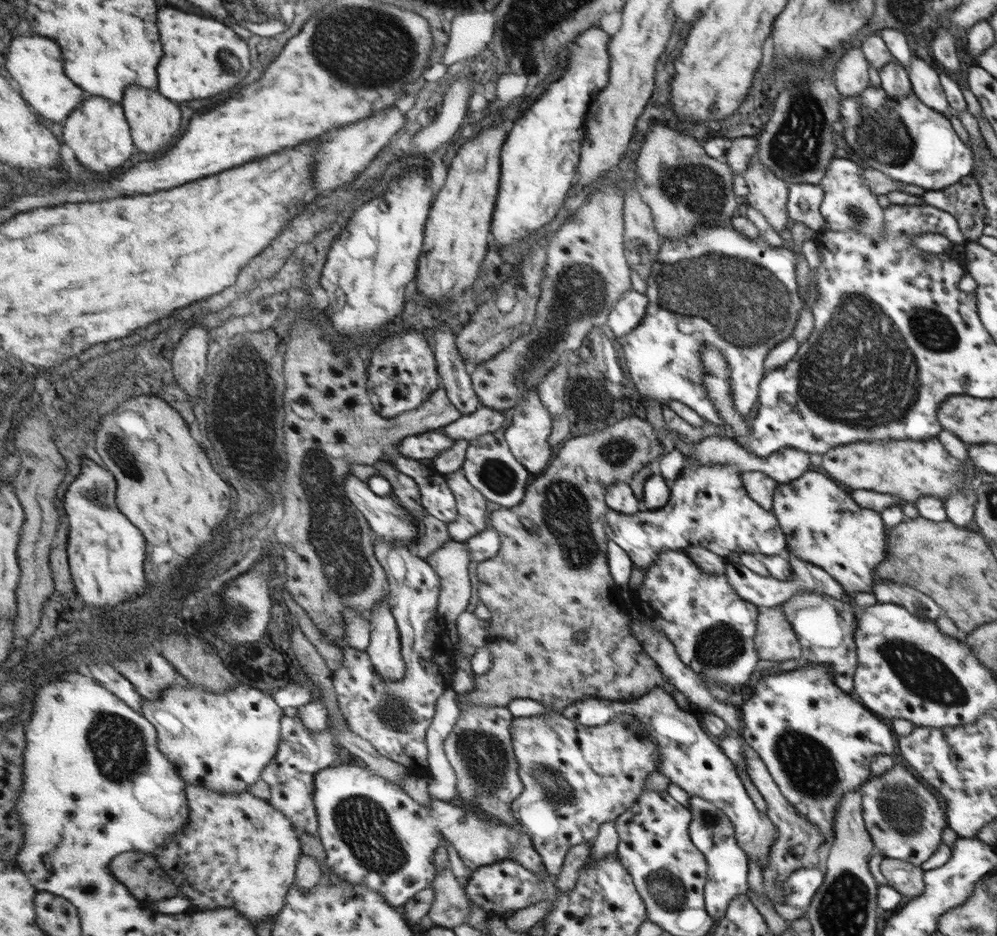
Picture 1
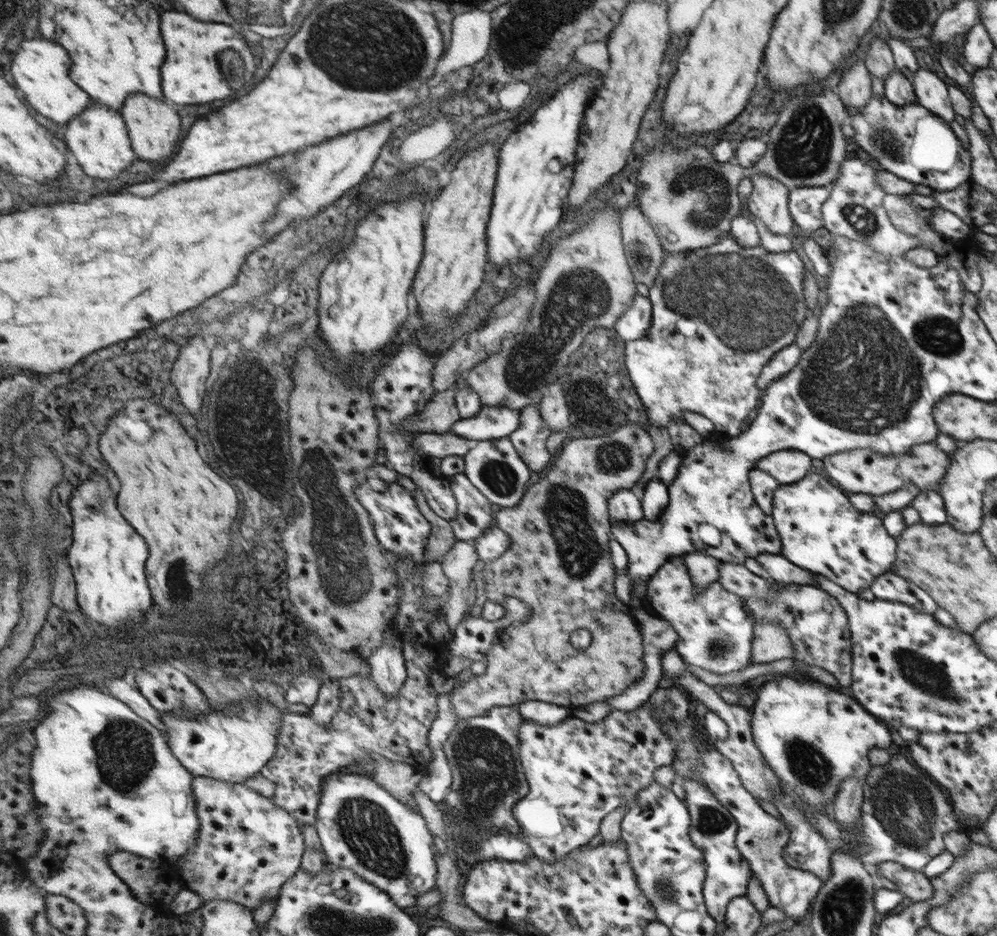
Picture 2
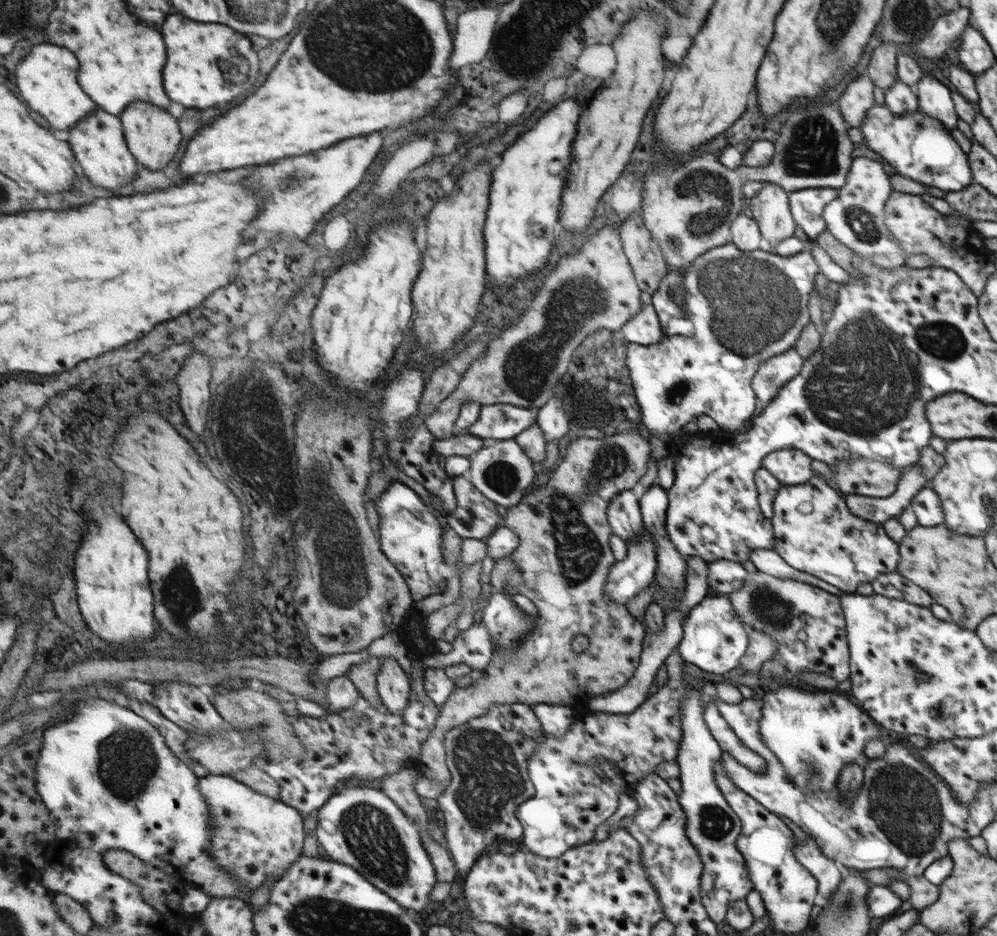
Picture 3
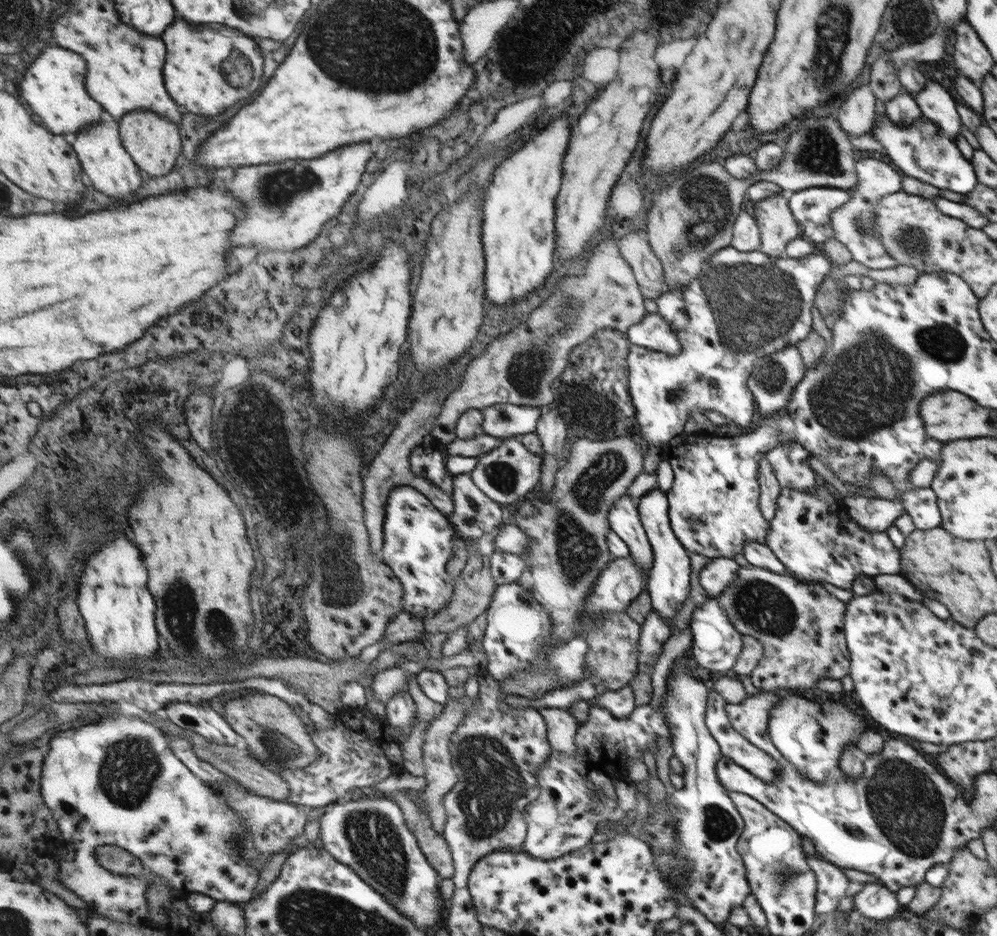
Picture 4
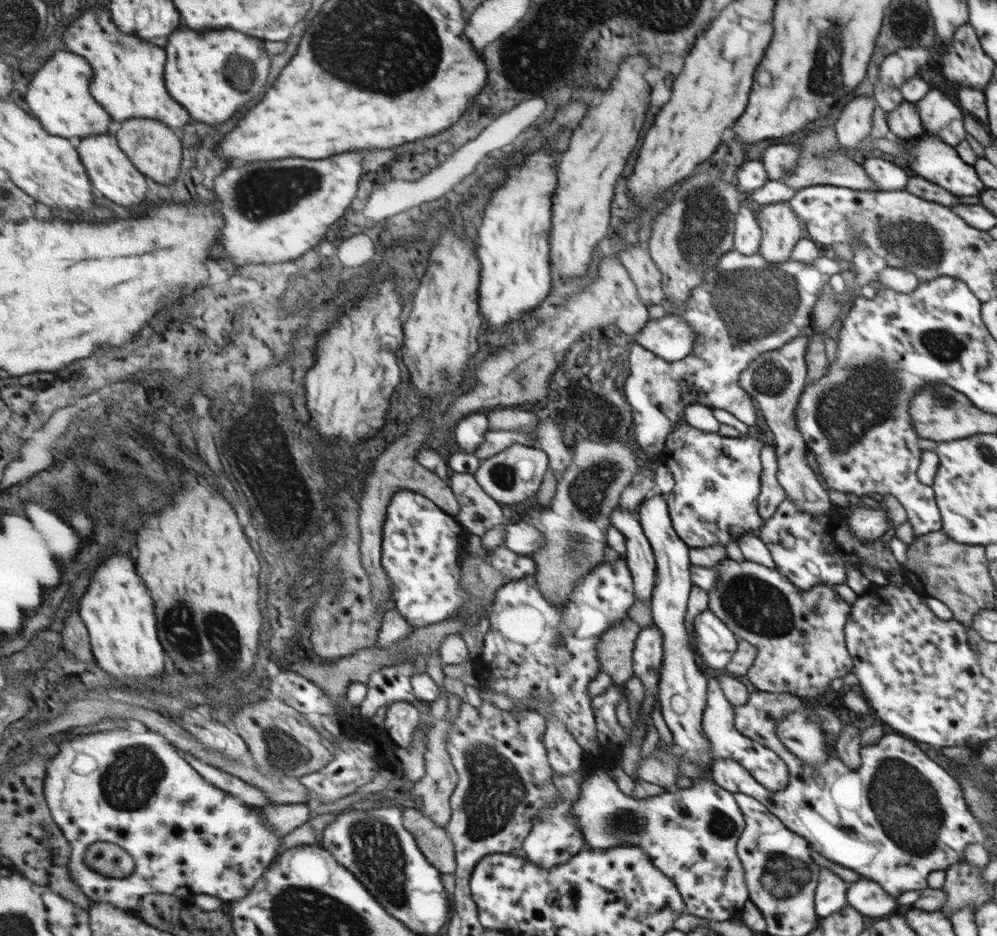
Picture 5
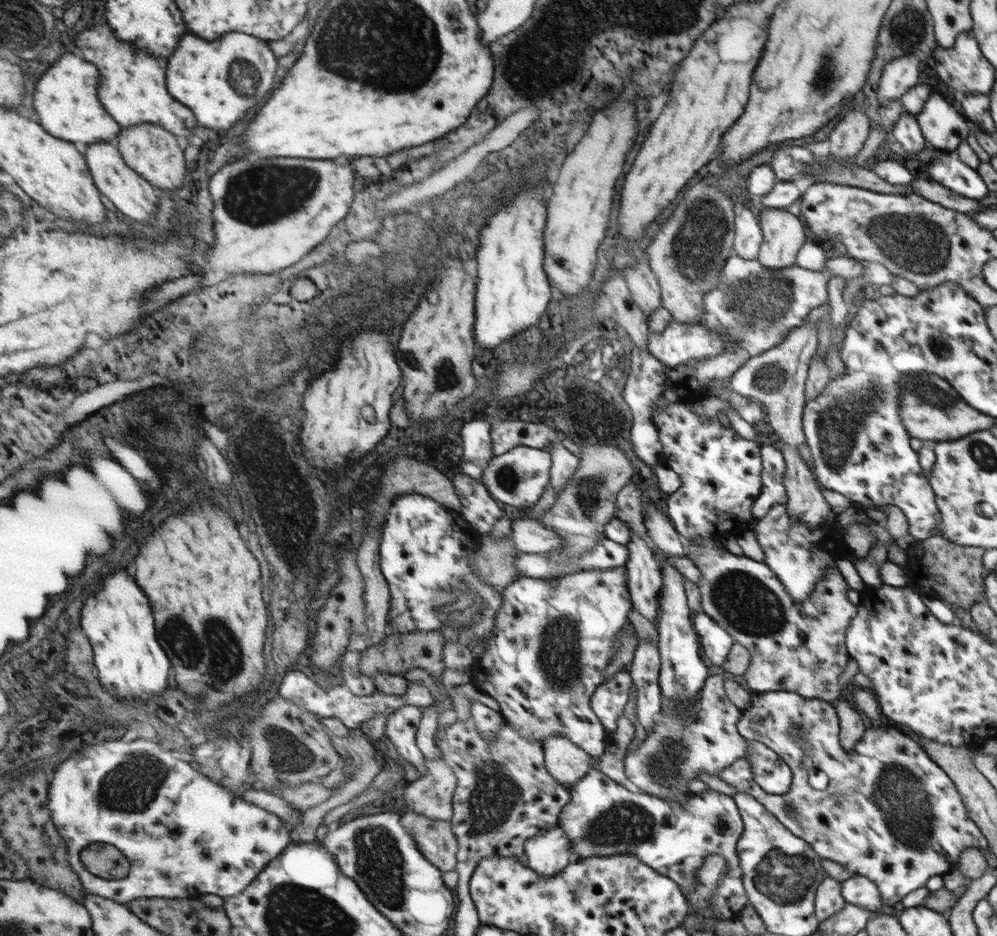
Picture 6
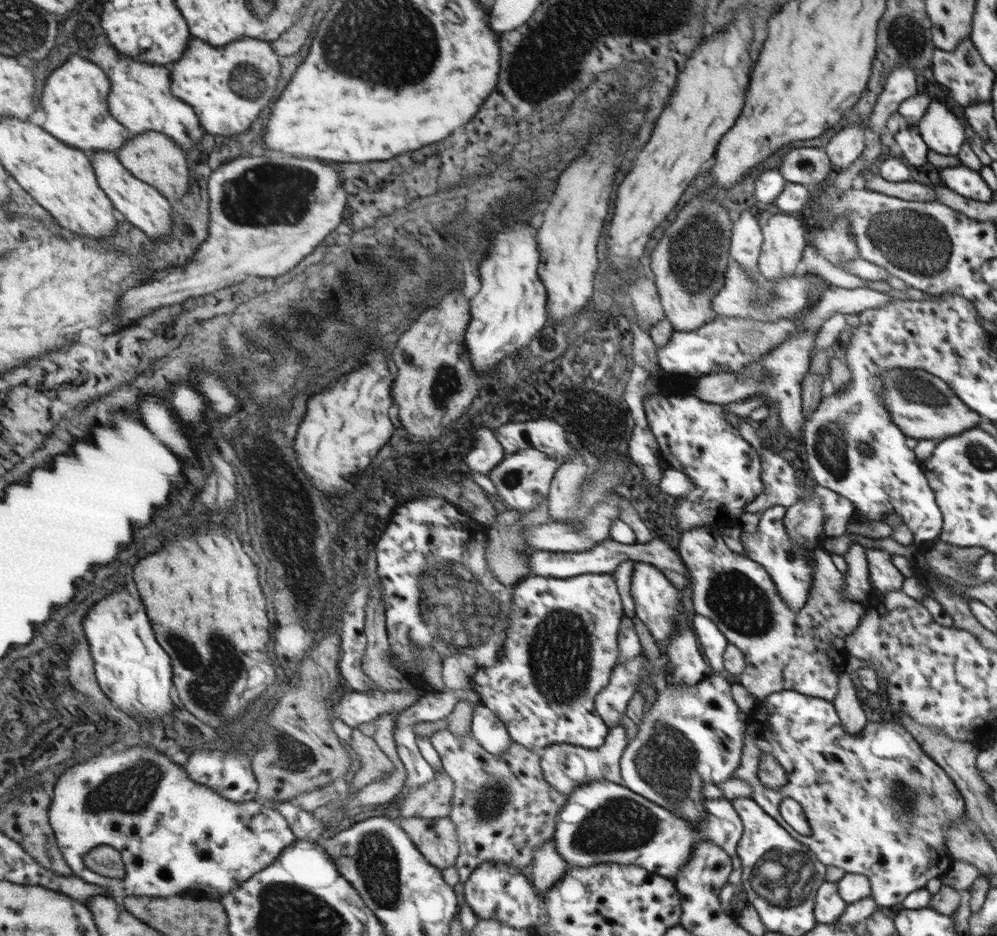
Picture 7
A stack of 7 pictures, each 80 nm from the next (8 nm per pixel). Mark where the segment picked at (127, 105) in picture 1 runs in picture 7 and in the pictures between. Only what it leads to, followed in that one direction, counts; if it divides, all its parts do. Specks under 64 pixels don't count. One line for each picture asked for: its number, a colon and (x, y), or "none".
2: (154, 127)
3: (154, 137)
4: (154, 143)
5: (153, 147)
6: (155, 153)
7: (153, 157)

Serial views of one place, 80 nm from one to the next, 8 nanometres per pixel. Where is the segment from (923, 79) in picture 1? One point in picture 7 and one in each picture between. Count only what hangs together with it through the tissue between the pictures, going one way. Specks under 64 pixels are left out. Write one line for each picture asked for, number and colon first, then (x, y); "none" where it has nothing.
2: (930, 93)
3: (933, 100)
4: (934, 103)
5: (938, 115)
6: (943, 129)
7: (938, 128)

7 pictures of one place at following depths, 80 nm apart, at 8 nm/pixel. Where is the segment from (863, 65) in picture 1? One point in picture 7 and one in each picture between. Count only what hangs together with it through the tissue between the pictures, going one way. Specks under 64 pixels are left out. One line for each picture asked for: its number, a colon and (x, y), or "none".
2: (854, 88)
3: (856, 99)
4: (855, 116)
5: (854, 123)
6: (849, 134)
7: (844, 146)

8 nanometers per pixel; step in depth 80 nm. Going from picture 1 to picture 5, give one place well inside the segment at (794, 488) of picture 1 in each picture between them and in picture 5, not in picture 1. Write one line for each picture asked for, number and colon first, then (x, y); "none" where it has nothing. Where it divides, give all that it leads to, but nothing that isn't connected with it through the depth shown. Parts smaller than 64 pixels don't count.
2: (820, 532)
3: (814, 532)
4: (810, 534)
5: (807, 550)

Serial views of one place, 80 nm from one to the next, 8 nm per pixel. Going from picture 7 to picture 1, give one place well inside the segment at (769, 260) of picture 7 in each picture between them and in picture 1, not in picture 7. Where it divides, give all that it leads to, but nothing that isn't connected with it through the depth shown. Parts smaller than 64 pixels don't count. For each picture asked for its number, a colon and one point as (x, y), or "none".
1: (766, 193)
2: (767, 201)
3: (769, 208)
4: (777, 227)
5: (782, 232)
6: (784, 235)

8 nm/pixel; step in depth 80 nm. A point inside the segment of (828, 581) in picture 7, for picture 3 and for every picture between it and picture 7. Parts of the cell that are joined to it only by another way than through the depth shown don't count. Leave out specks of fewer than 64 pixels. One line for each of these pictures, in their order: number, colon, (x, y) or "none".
3: (807, 623)
4: (801, 626)
5: (799, 636)
6: (795, 646)

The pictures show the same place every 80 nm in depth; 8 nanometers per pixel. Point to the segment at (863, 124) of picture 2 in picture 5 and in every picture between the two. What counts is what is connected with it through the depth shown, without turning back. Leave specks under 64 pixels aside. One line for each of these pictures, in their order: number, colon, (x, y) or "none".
3: (914, 145)
4: (921, 150)
5: (929, 158)

